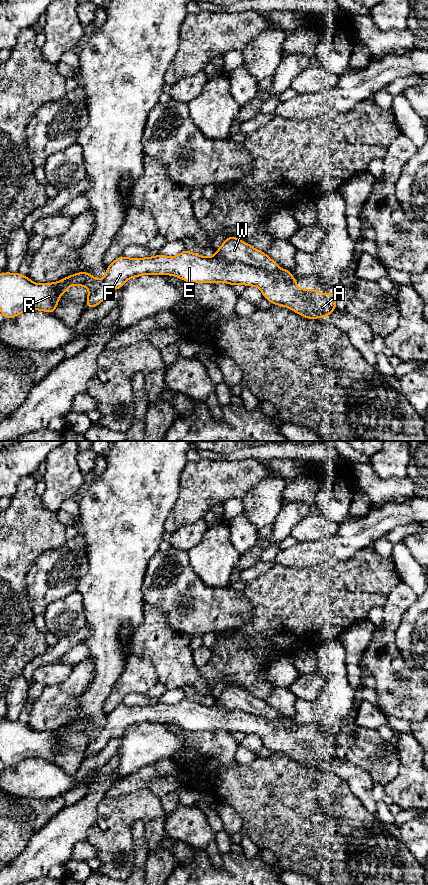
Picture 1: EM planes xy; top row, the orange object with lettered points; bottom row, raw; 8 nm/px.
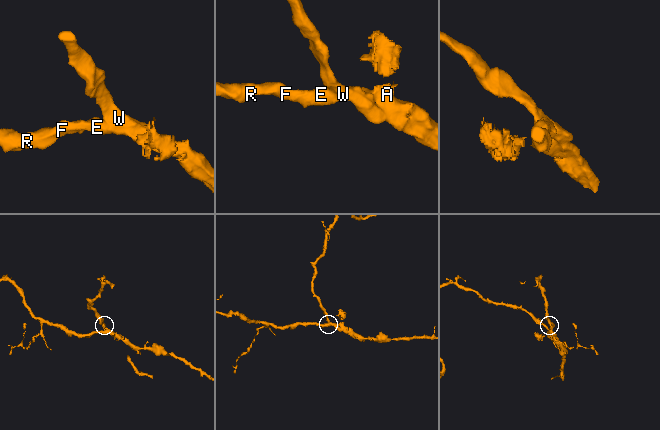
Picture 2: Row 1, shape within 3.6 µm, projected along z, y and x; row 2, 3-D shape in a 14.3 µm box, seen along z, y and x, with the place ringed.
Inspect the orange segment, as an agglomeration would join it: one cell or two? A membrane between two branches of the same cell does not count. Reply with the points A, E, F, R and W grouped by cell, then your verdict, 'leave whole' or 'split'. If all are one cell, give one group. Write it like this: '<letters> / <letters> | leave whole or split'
A E F R / W | split

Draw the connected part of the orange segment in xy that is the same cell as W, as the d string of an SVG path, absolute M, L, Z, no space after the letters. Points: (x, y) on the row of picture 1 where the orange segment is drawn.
M227 237L214 256L227 262L240 262L269 272L279 269L278 264L263 251L253 248L237 237Z

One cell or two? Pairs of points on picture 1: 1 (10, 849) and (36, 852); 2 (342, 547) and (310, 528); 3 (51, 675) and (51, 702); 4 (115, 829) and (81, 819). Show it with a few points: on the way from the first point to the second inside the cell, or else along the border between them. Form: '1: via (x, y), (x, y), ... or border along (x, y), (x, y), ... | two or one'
1: border along (37, 831), (32, 835), (25, 849), (10, 861) | two
2: border along (339, 525), (339, 529), (330, 537), (302, 542) | two
3: border along (71, 671), (62, 682), (45, 686) | two
4: border along (100, 800), (97, 806), (97, 820), (86, 838) | two

